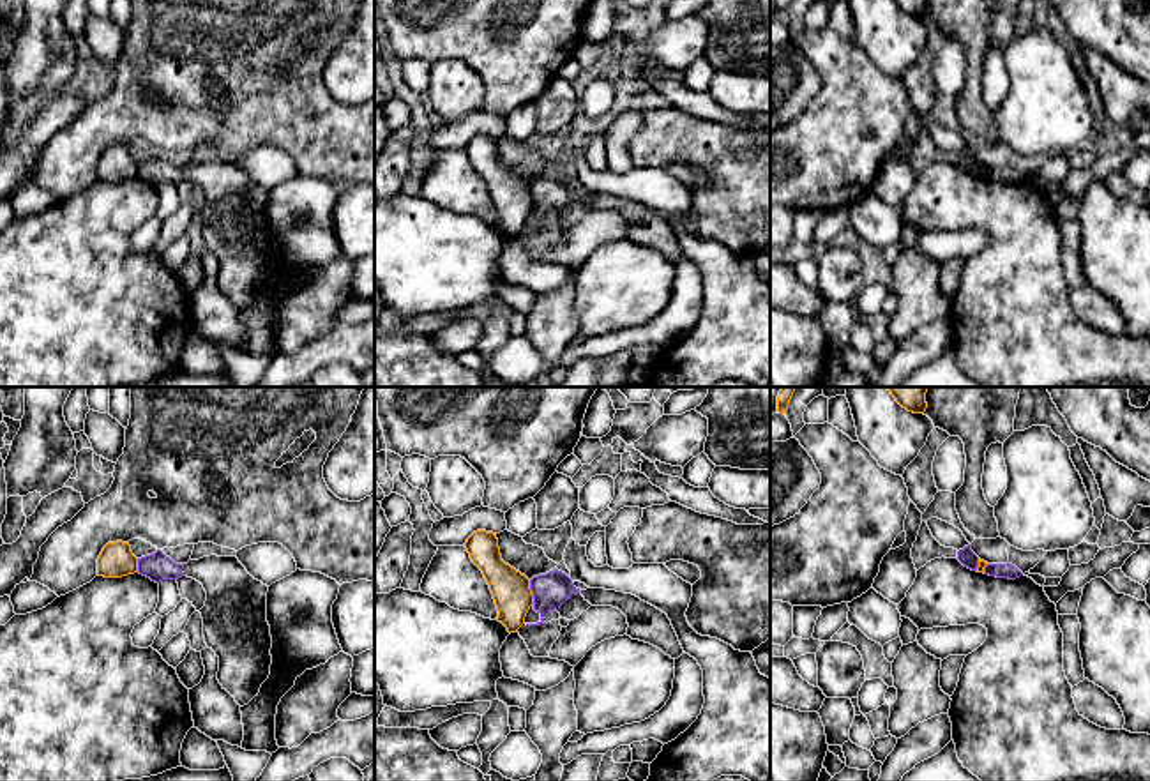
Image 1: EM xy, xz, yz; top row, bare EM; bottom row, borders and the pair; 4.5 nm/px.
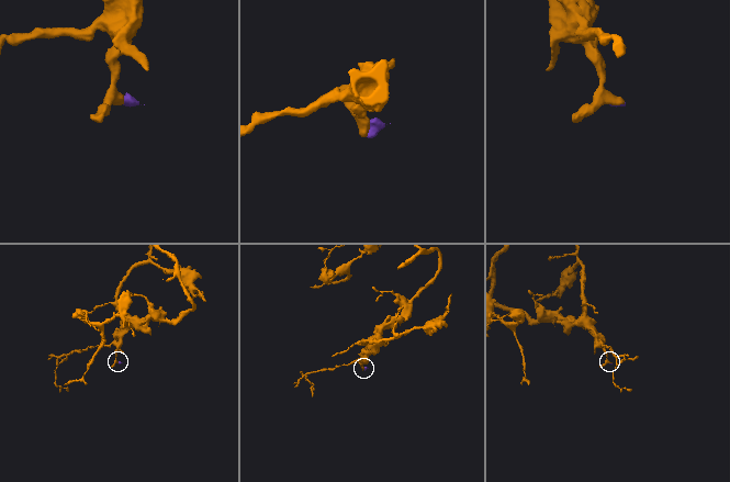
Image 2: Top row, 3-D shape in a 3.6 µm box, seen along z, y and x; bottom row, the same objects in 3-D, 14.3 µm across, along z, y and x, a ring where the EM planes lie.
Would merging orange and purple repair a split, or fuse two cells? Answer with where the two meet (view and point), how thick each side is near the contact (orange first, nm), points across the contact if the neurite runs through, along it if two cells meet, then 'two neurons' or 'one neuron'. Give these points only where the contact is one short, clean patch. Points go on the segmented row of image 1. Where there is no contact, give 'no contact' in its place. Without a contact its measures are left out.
contact xz (530, 592); calibres 180 and 170 nm; border xz (529, 580), (534, 603); two neurons

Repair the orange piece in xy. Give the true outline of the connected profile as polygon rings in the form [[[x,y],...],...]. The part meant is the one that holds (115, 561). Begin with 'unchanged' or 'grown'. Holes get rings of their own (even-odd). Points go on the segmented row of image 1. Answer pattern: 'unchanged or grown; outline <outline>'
unchanged; outline [[[108,542],[97,558],[97,574],[104,578],[122,578],[138,572],[138,558],[129,542]]]

